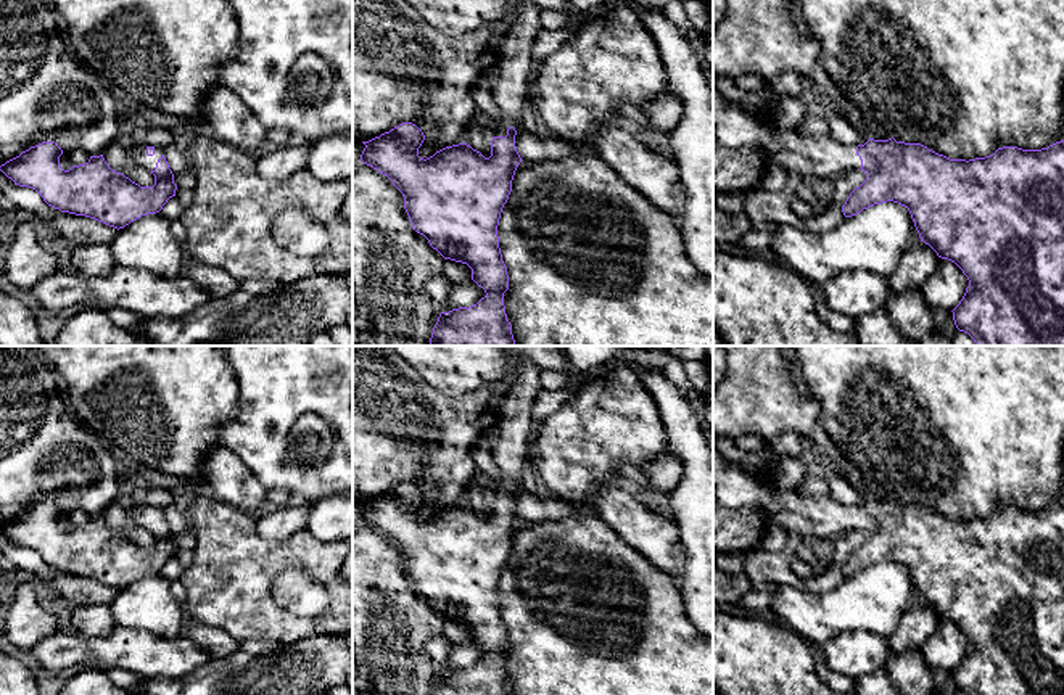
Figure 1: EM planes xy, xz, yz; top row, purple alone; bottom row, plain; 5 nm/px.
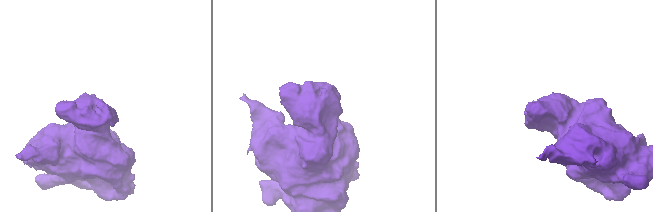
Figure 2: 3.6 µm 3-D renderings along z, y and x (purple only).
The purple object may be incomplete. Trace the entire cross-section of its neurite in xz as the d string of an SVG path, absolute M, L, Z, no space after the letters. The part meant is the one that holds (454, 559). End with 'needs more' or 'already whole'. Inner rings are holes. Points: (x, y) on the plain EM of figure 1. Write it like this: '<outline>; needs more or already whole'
M393 346L393 351L431 388L444 396L465 396L488 389L509 376L509 389L499 409L499 439L491 447L499 476L494 481L491 516L485 518L467 504L446 507L433 516L419 516L425 496L412 483L402 483L365 505L361 521L386 536L404 557L412 589L423 595L444 619L467 624L472 640L486 653L476 664L441 672L431 695L512 695L504 653L509 650L497 586L512 552L512 541L522 518L515 507L522 468L528 457L533 407L541 391L541 368L531 362L517 364L501 346Z; needs more

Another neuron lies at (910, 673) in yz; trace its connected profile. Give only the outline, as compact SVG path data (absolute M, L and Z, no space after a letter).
M889 650L884 668L903 695L930 695L937 692L930 676L932 668L919 650L906 653Z

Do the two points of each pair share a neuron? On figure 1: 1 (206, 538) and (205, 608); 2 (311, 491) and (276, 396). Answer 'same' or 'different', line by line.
1: same
2: same

